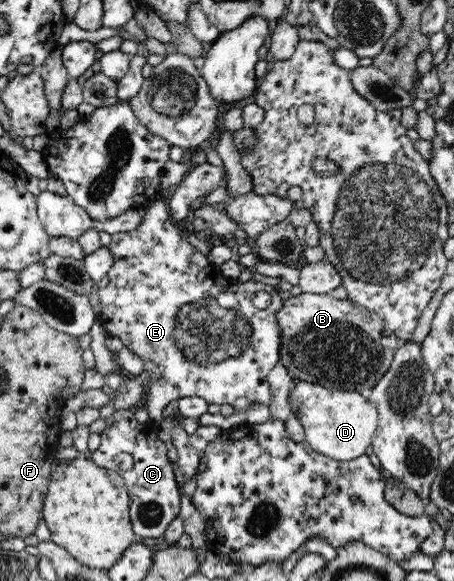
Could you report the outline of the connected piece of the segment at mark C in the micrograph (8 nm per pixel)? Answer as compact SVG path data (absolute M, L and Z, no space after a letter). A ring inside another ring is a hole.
M115 409L114 413L105 418L105 429L101 434L101 443L91 459L102 468L115 470L126 483L129 500L129 517L135 536L140 538L159 539L164 537L168 525L180 514L180 491L174 476L175 465L168 459L166 445L158 437L158 422L149 419L146 422L136 421L135 409Z

